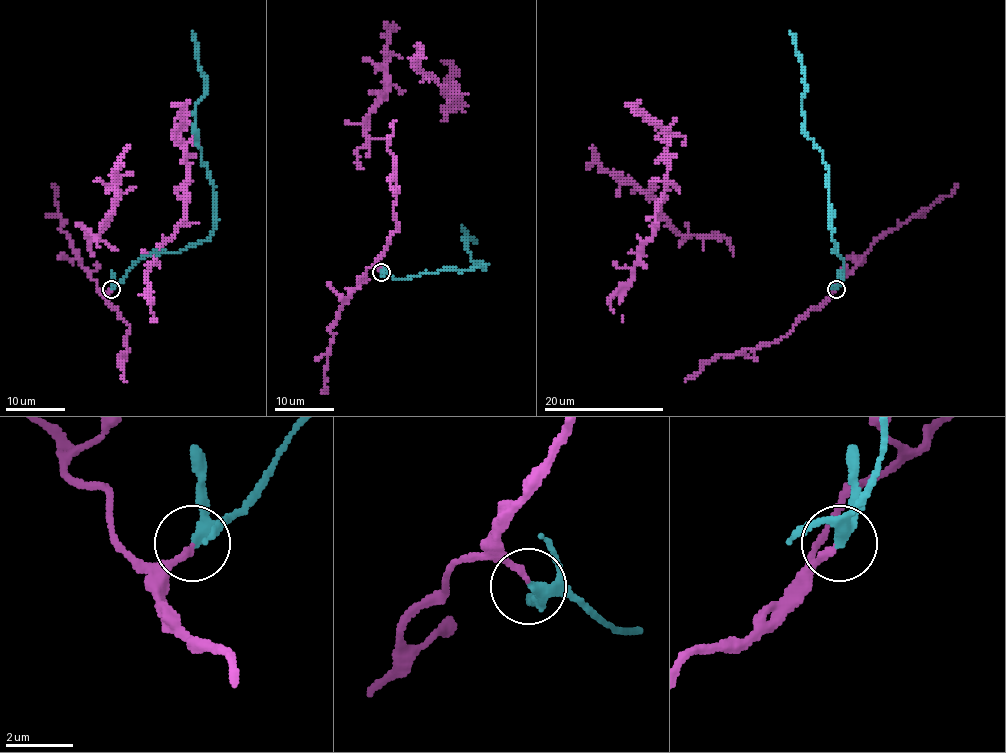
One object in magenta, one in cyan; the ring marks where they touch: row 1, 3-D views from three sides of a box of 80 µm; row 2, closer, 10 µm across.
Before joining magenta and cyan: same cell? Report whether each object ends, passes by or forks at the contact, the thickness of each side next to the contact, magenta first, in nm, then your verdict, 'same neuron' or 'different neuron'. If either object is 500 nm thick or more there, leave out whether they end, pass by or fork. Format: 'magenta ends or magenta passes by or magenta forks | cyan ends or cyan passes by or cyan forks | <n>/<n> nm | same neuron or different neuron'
magenta ends | cyan passes by | 180/280 nm | same neuron

